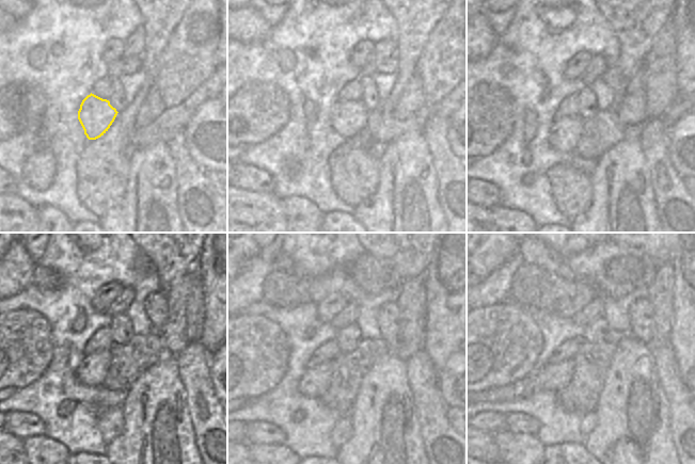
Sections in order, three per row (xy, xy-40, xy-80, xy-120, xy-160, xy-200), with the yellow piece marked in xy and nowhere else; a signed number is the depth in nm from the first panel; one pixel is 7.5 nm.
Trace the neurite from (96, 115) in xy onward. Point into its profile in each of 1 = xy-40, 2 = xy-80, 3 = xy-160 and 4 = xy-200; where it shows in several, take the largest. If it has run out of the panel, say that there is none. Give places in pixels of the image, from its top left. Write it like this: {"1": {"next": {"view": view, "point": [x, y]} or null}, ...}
{"1": {"next": {"view": "xy-40", "point": [345, 122]}}, "2": {"next": {"view": "xy-80", "point": [567, 131]}}, "3": {"next": {"view": "xy-160", "point": [315, 381]}}, "4": {"next": {"view": "xy-200", "point": [554, 378]}}}

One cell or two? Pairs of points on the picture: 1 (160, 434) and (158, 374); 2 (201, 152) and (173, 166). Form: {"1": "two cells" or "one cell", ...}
{"1": "one cell", "2": "two cells"}

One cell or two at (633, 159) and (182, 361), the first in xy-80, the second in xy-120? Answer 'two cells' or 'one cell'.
two cells

